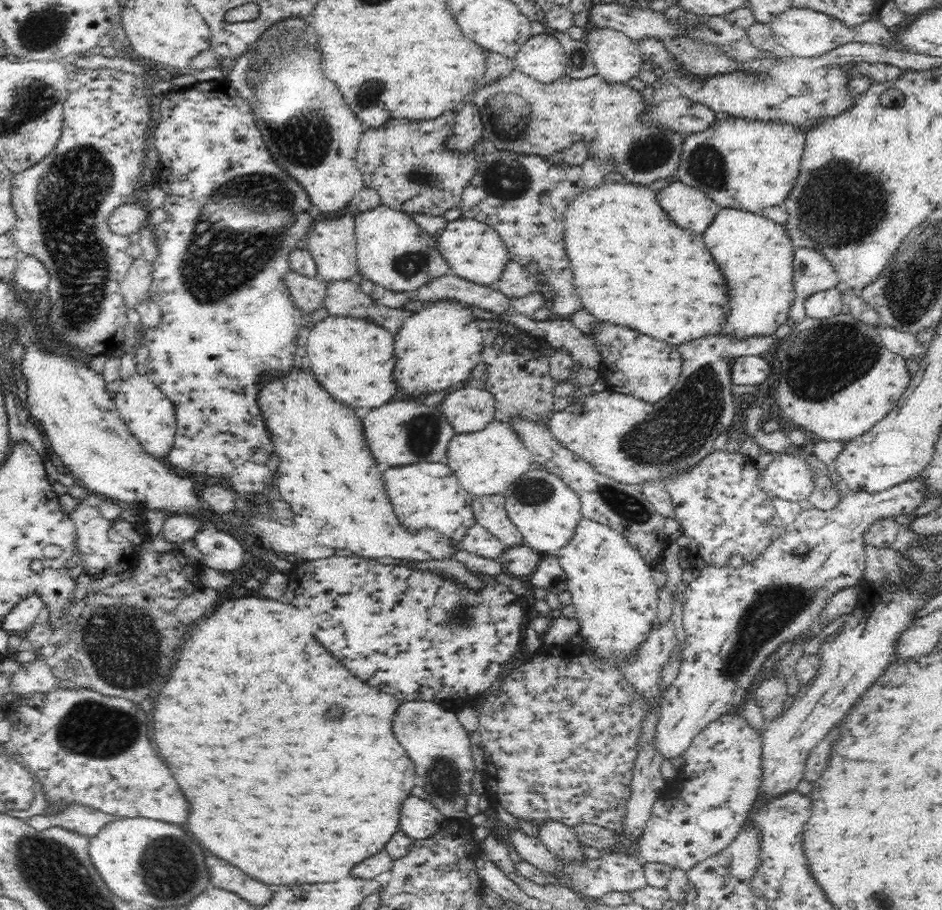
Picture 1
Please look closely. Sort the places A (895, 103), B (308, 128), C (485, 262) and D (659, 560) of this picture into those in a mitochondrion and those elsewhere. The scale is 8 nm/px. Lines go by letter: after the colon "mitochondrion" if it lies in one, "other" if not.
A: other
B: mitochondrion
C: other
D: other

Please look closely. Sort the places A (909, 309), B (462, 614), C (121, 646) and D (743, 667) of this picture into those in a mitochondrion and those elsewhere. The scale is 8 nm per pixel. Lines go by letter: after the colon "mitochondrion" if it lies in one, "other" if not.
A: mitochondrion
B: mitochondrion
C: mitochondrion
D: mitochondrion

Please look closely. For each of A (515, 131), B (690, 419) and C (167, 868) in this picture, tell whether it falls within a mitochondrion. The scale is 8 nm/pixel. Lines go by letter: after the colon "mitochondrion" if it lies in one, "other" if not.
A: mitochondrion
B: mitochondrion
C: mitochondrion

